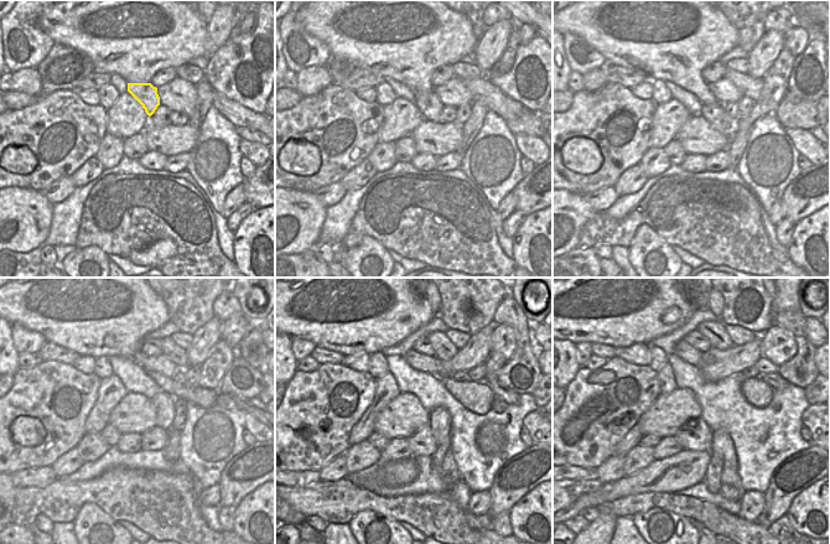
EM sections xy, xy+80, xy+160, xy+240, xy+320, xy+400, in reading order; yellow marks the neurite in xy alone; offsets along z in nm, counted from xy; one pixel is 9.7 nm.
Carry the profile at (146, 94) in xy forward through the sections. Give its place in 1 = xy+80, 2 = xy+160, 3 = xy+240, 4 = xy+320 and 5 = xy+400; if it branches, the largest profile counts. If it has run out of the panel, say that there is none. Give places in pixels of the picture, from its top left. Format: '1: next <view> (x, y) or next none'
1: next xy+80 (429, 104)
2: next xy+160 (715, 114)
3: next xy+240 (165, 405)
4: next xy+320 (440, 419)
5: next xy+400 (721, 445)

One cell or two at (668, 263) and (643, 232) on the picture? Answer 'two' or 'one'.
one

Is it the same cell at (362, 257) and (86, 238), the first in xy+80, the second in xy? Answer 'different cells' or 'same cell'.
different cells

